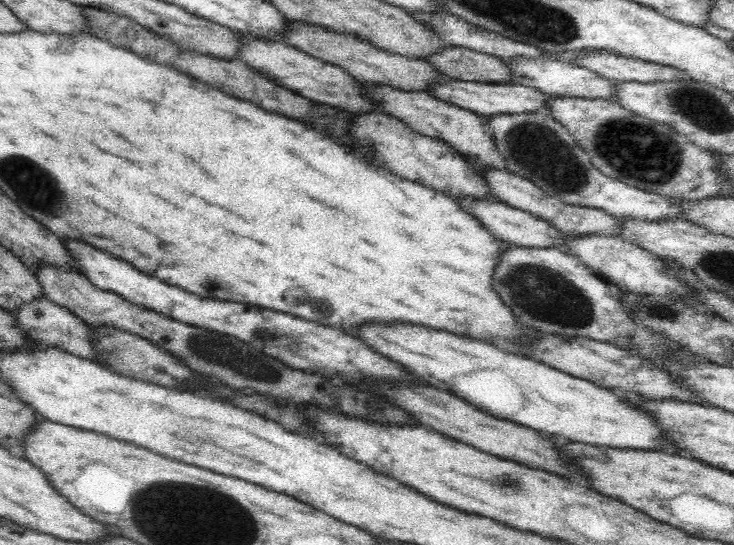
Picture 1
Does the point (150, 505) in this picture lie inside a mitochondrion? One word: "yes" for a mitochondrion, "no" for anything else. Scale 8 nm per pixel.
yes

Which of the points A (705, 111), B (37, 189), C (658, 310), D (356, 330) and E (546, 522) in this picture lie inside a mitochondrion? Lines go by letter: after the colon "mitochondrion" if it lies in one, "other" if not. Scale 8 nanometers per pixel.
A: mitochondrion
B: mitochondrion
C: mitochondrion
D: other
E: other

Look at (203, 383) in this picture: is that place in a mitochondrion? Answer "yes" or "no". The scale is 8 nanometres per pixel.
no

